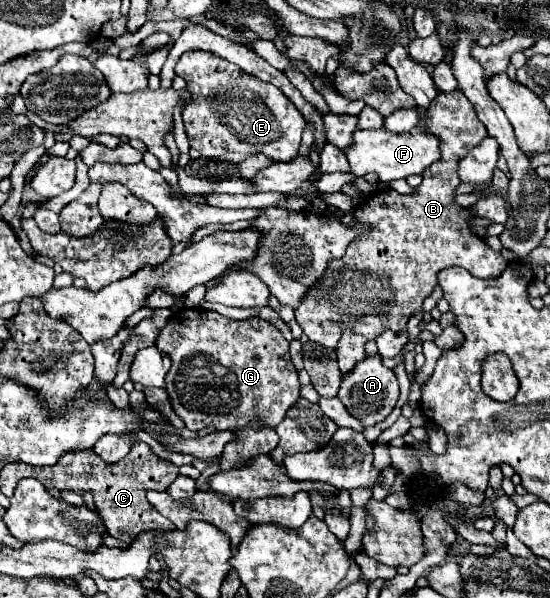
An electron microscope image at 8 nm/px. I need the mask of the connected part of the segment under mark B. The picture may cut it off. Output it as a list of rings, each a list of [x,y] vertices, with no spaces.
[[[460,89],[452,93],[438,93],[437,97],[428,107],[428,129],[440,137],[440,151],[442,157],[438,163],[430,165],[422,173],[424,181],[418,187],[414,195],[400,195],[396,191],[374,191],[364,197],[364,205],[356,209],[356,217],[368,221],[372,225],[372,233],[356,237],[348,247],[342,259],[332,261],[322,275],[322,279],[308,291],[300,307],[296,309],[296,321],[304,329],[310,341],[320,343],[328,349],[338,347],[338,337],[340,337],[340,325],[348,323],[356,333],[362,333],[366,339],[374,339],[382,329],[394,329],[400,331],[406,327],[410,315],[418,311],[424,303],[424,299],[432,293],[436,285],[436,275],[440,269],[460,265],[466,271],[470,271],[474,277],[498,277],[506,269],[506,261],[502,259],[500,253],[490,249],[484,239],[476,237],[470,231],[470,211],[462,209],[454,203],[454,189],[460,185],[458,179],[458,161],[466,157],[466,153],[478,145],[484,137],[488,137],[486,127],[478,121],[476,111],[468,99],[460,93]]]

